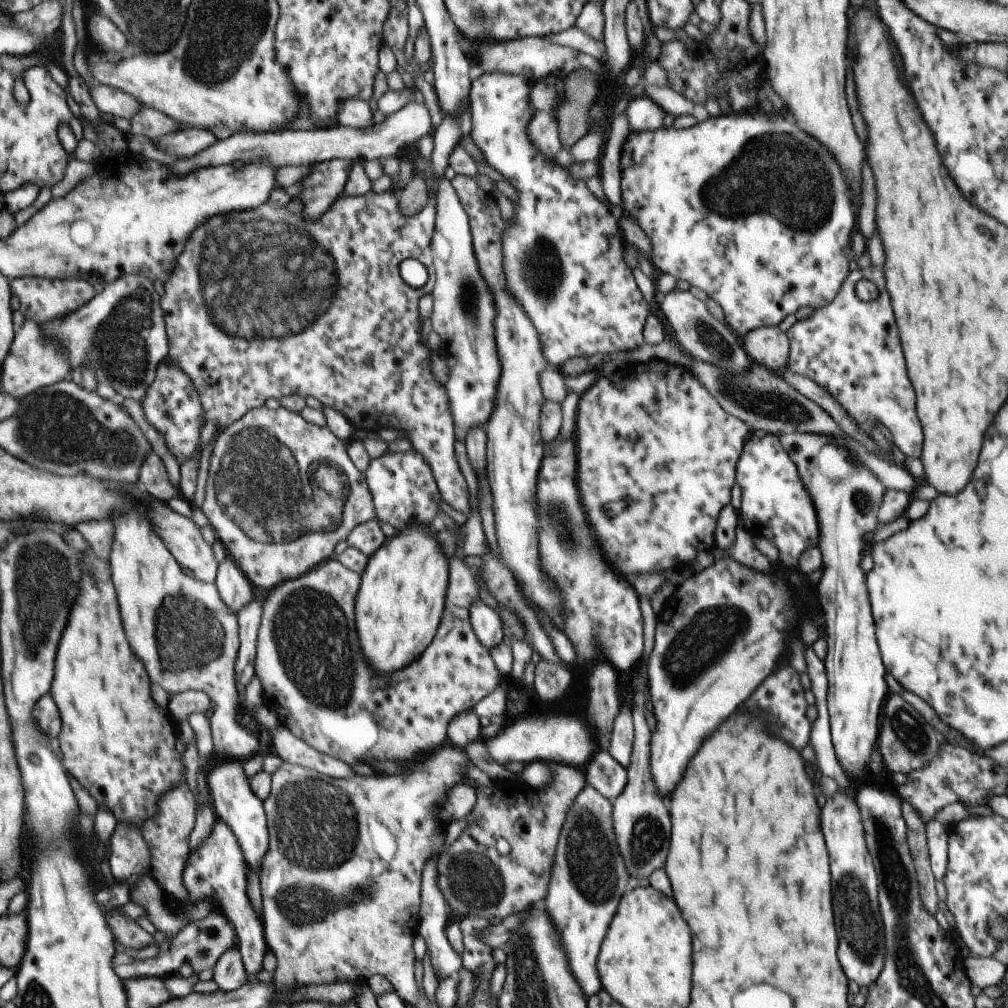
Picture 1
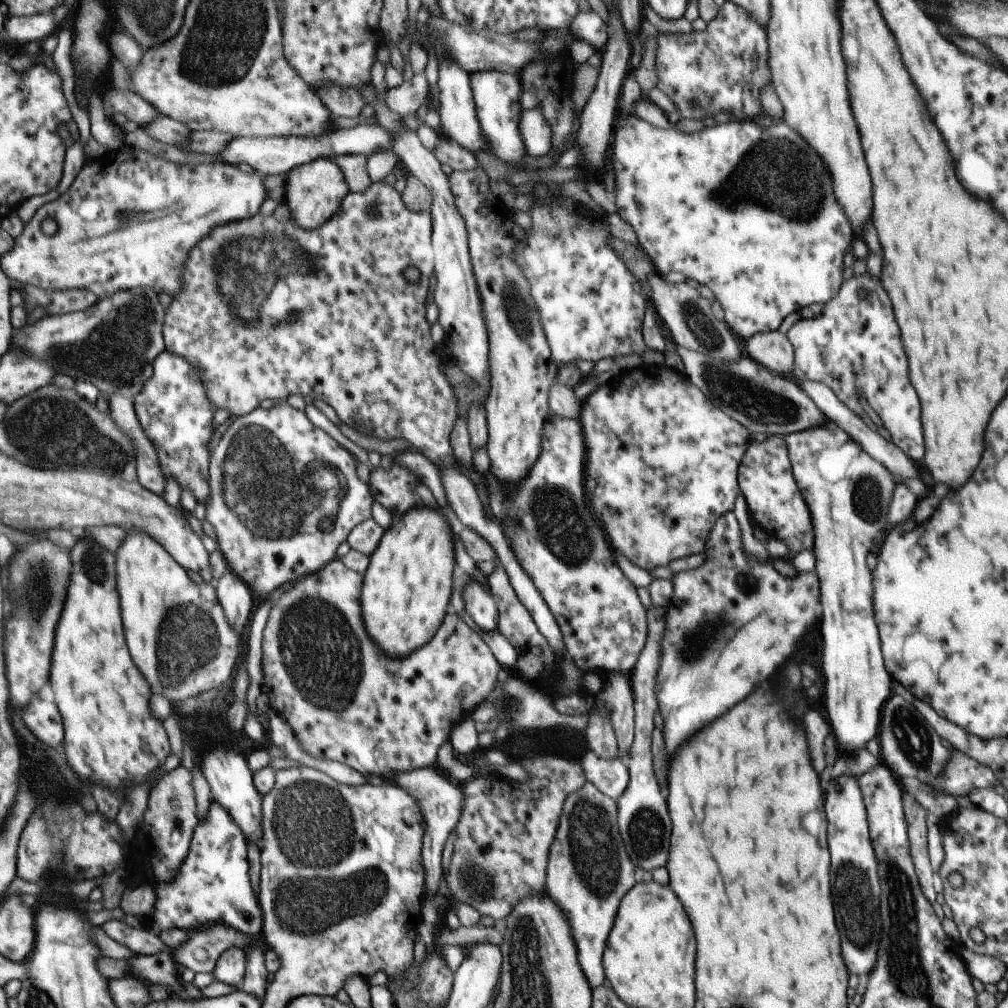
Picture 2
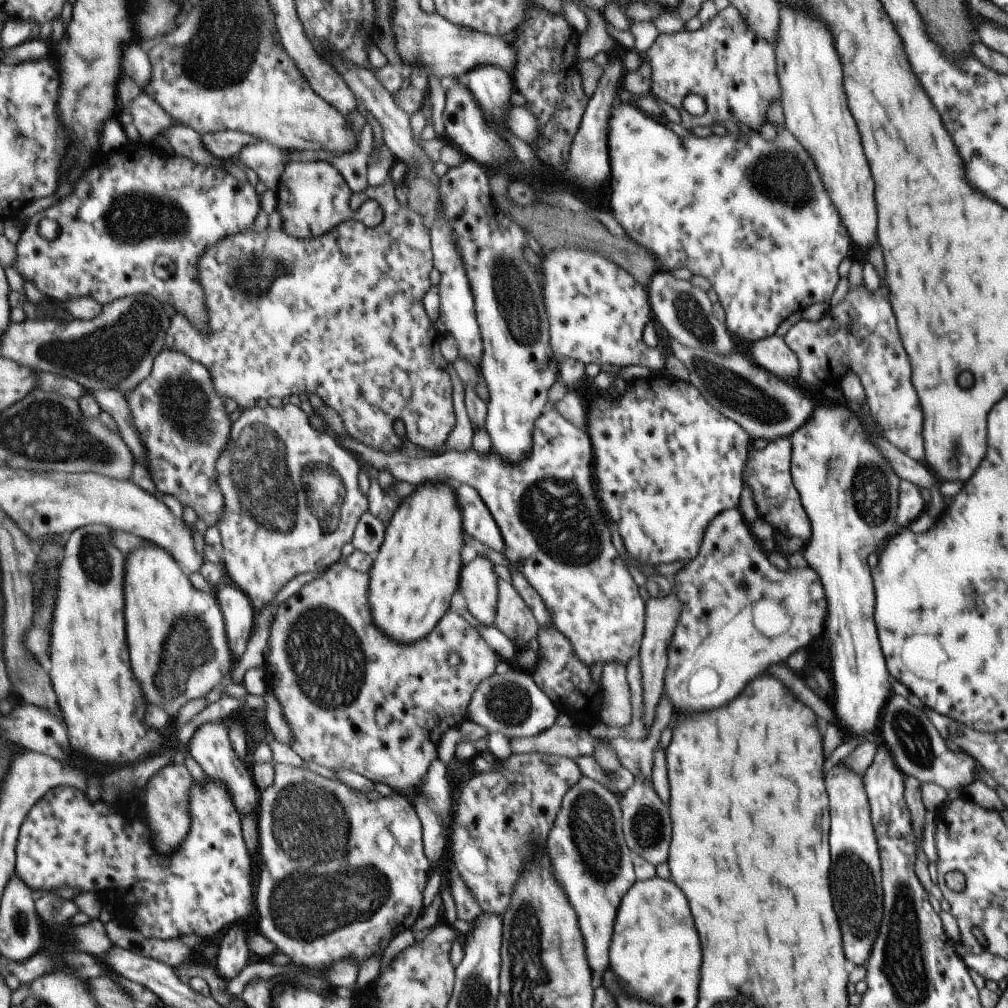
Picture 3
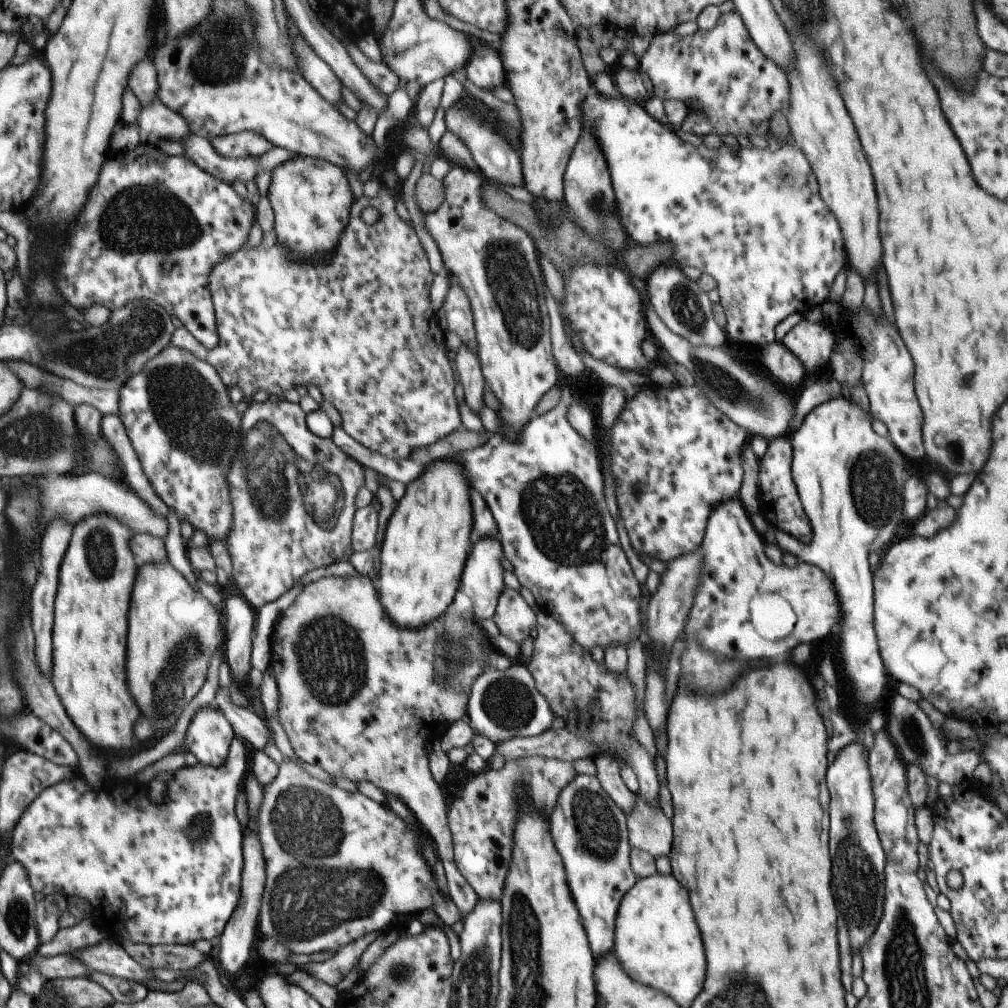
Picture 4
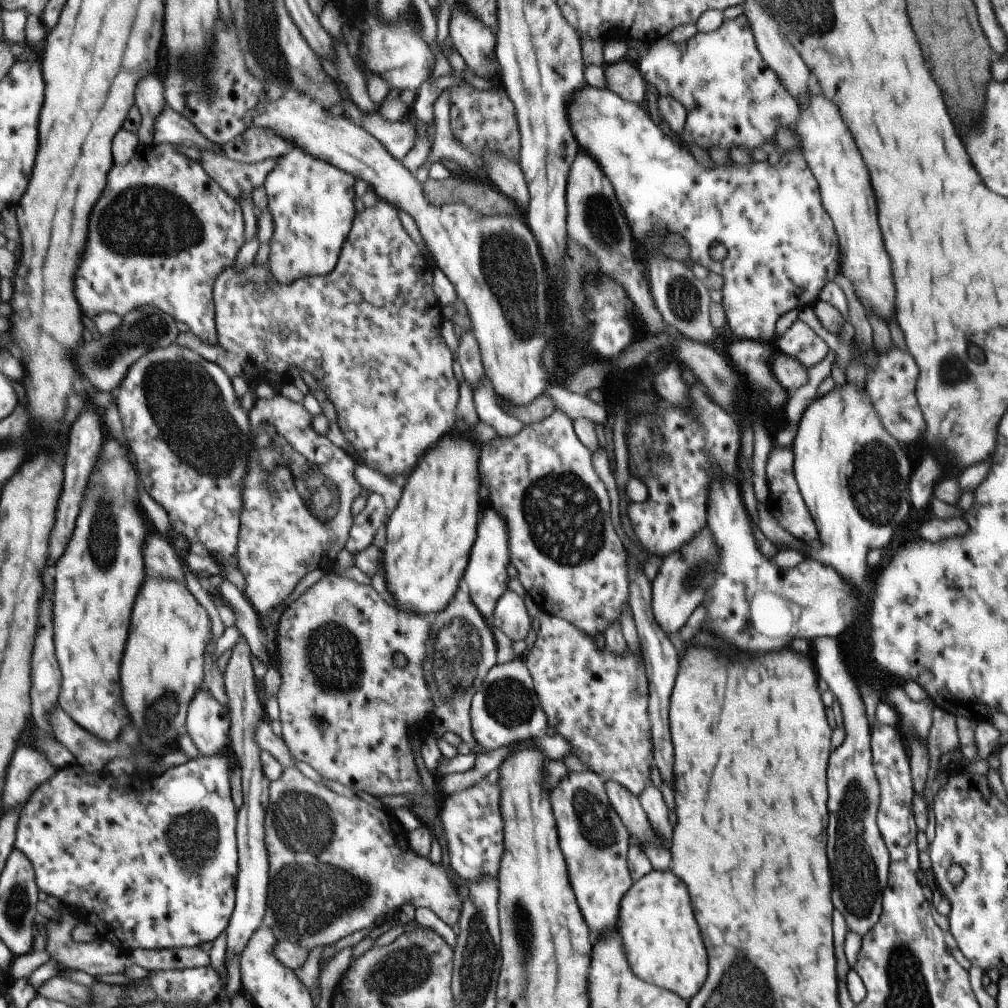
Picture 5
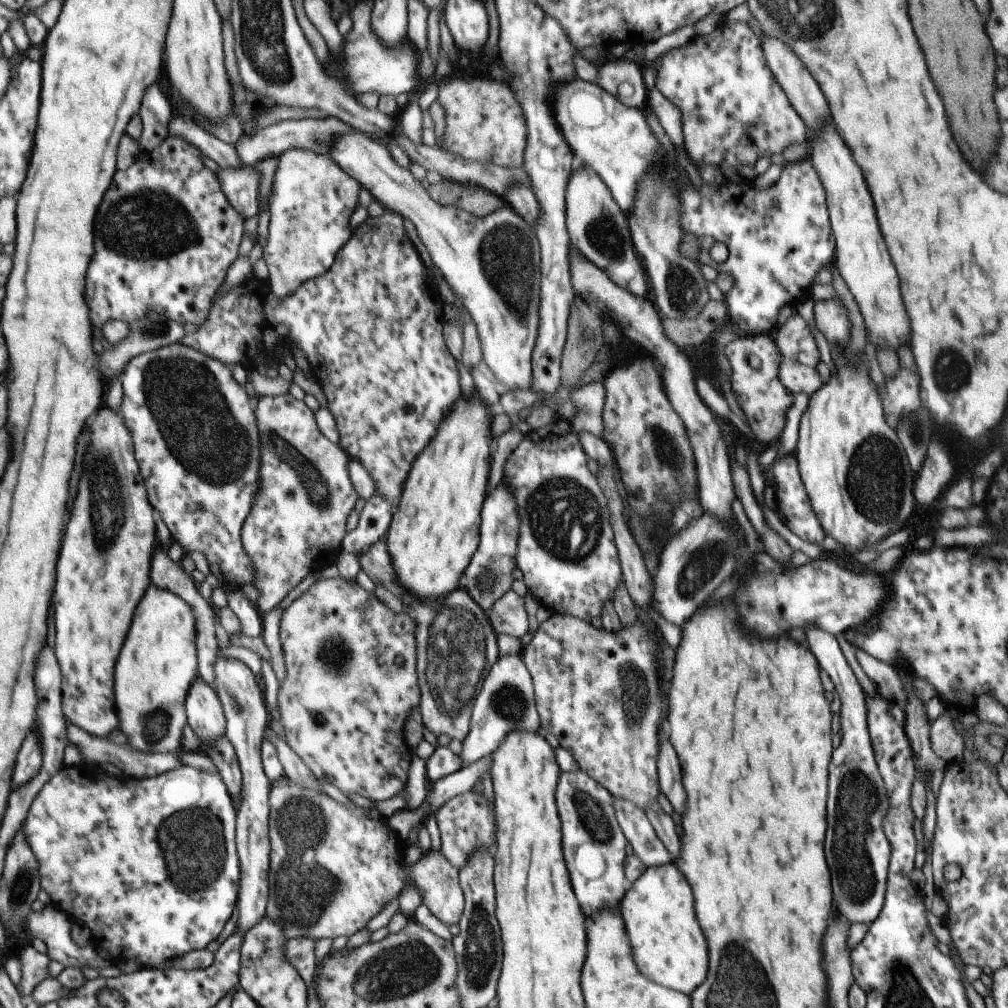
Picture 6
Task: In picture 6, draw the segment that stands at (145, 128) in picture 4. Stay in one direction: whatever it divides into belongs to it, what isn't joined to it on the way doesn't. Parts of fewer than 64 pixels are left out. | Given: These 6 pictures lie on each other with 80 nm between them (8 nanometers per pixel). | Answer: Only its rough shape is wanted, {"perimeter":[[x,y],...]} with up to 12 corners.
{"perimeter":[[185,117],[168,134],[183,137],[221,169],[243,166],[232,144]]}

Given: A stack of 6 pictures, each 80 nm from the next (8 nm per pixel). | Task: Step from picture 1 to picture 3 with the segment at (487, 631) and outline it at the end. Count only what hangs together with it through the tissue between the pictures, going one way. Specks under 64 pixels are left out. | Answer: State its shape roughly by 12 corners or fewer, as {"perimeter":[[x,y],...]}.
{"perimeter":[[477,555],[461,568],[459,593],[475,620],[494,622],[498,577]]}

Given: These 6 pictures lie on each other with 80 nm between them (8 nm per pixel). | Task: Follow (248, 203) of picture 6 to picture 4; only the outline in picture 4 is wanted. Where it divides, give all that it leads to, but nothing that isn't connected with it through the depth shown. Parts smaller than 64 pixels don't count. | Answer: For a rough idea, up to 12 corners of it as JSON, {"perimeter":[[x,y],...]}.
{"perimeter":[[193,132],[181,145],[187,159],[213,178],[247,183],[295,154],[274,147],[256,158],[216,154]]}

